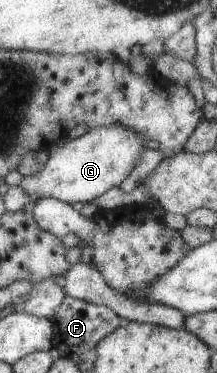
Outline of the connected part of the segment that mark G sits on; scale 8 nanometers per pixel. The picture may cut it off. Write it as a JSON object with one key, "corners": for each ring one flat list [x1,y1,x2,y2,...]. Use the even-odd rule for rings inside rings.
{"corners":[[112,123,112,125,106,125,106,127,94,127,78,138,66,141,64,145,56,147,52,153,47,155,40,171,32,173,32,175,22,176,19,186,29,199,34,199,34,201,42,198,54,198,67,205,76,203,76,201,90,203,92,199,106,193,106,190,109,190,110,187,118,187,126,179,126,175,132,171,138,155,142,155,142,153,144,153,142,139,132,129,118,127,118,123]]}

